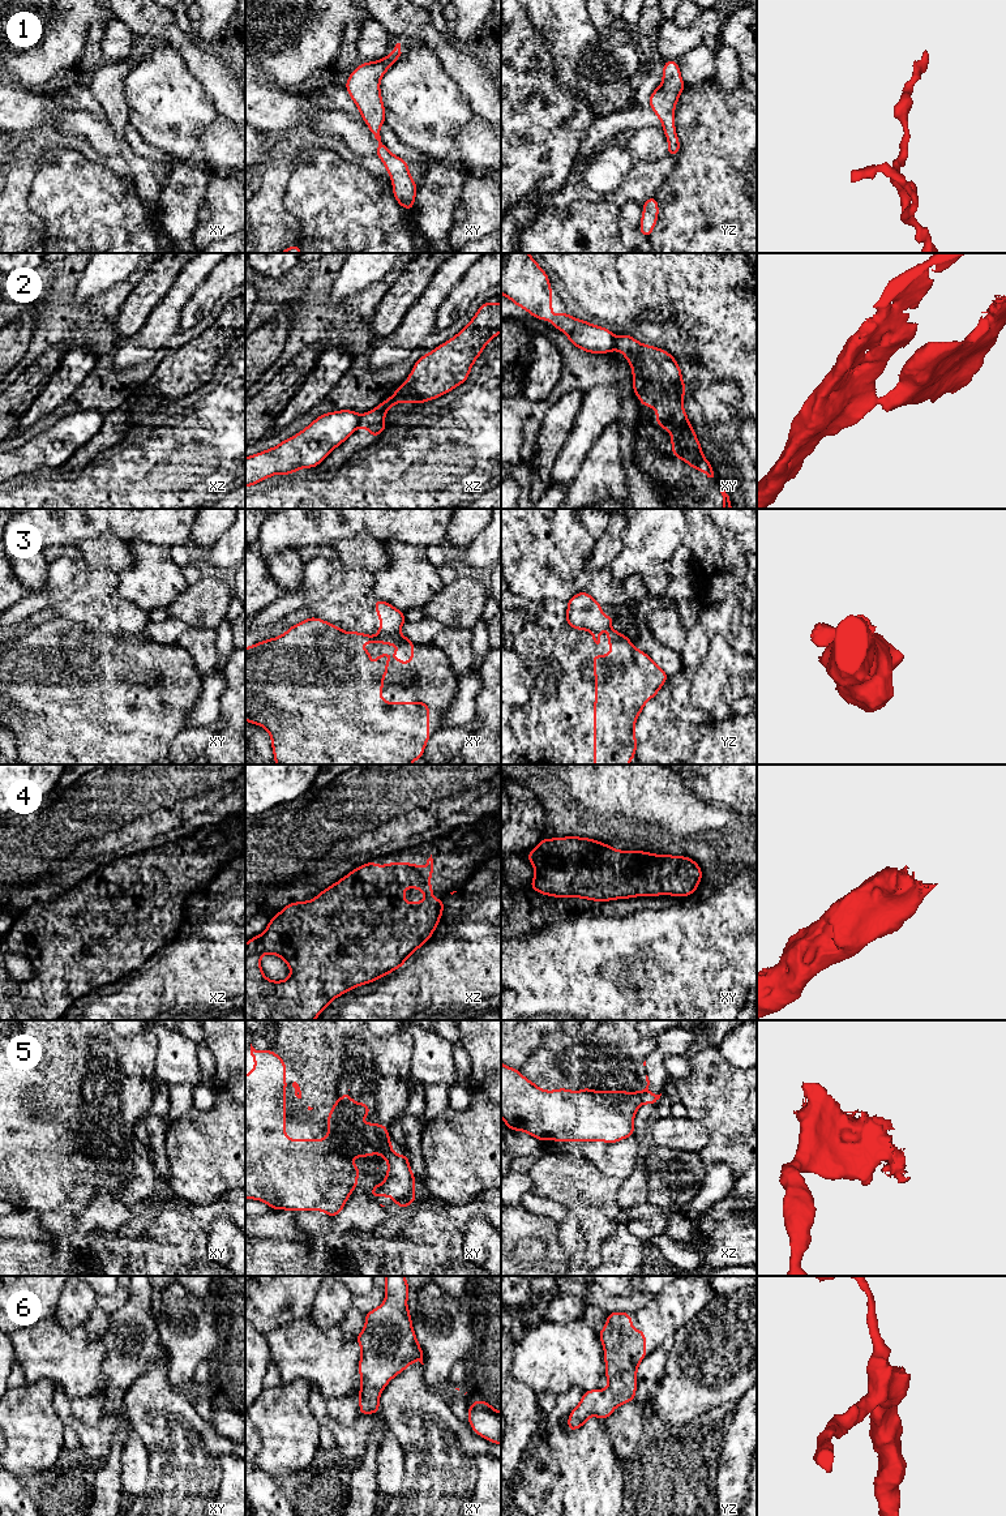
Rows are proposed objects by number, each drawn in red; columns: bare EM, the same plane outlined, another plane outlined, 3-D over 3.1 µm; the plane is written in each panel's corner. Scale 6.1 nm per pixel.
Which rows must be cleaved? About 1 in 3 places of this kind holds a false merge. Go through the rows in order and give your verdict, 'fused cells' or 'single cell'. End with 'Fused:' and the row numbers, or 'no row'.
1: single cell
2: fused cells
3: fused cells
4: single cell
5: fused cells
6: single cell
Fused: 2, 3, 5

